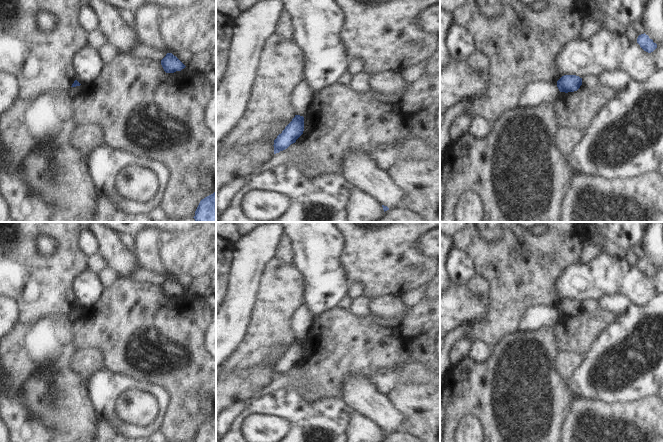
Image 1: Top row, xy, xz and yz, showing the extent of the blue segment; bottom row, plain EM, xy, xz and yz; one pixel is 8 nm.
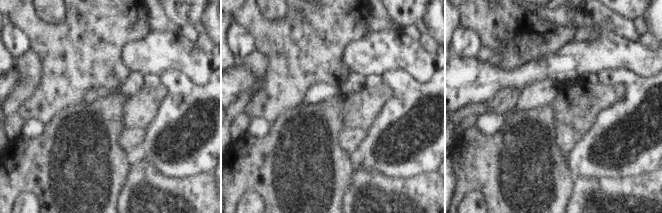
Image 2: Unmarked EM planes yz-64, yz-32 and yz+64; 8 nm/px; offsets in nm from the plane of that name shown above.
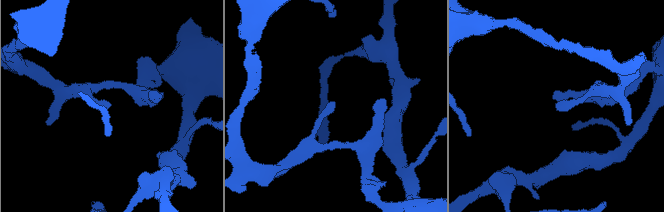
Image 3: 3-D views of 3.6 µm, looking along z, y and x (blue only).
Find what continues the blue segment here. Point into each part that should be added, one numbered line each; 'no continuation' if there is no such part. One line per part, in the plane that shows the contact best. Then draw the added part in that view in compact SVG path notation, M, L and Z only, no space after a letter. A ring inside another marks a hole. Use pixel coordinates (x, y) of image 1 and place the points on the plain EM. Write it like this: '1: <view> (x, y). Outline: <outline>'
no continuation.

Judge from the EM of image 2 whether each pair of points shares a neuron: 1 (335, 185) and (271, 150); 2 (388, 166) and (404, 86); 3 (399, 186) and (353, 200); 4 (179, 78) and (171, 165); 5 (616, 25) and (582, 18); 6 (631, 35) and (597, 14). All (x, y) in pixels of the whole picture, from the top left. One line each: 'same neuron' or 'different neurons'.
1: same neuron
2: same neuron
3: same neuron
4: same neuron
5: different neurons
6: same neuron

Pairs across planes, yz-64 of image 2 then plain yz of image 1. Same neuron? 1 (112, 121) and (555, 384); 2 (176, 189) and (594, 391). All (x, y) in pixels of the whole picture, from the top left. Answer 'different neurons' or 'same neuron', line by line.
1: same neuron
2: different neurons

